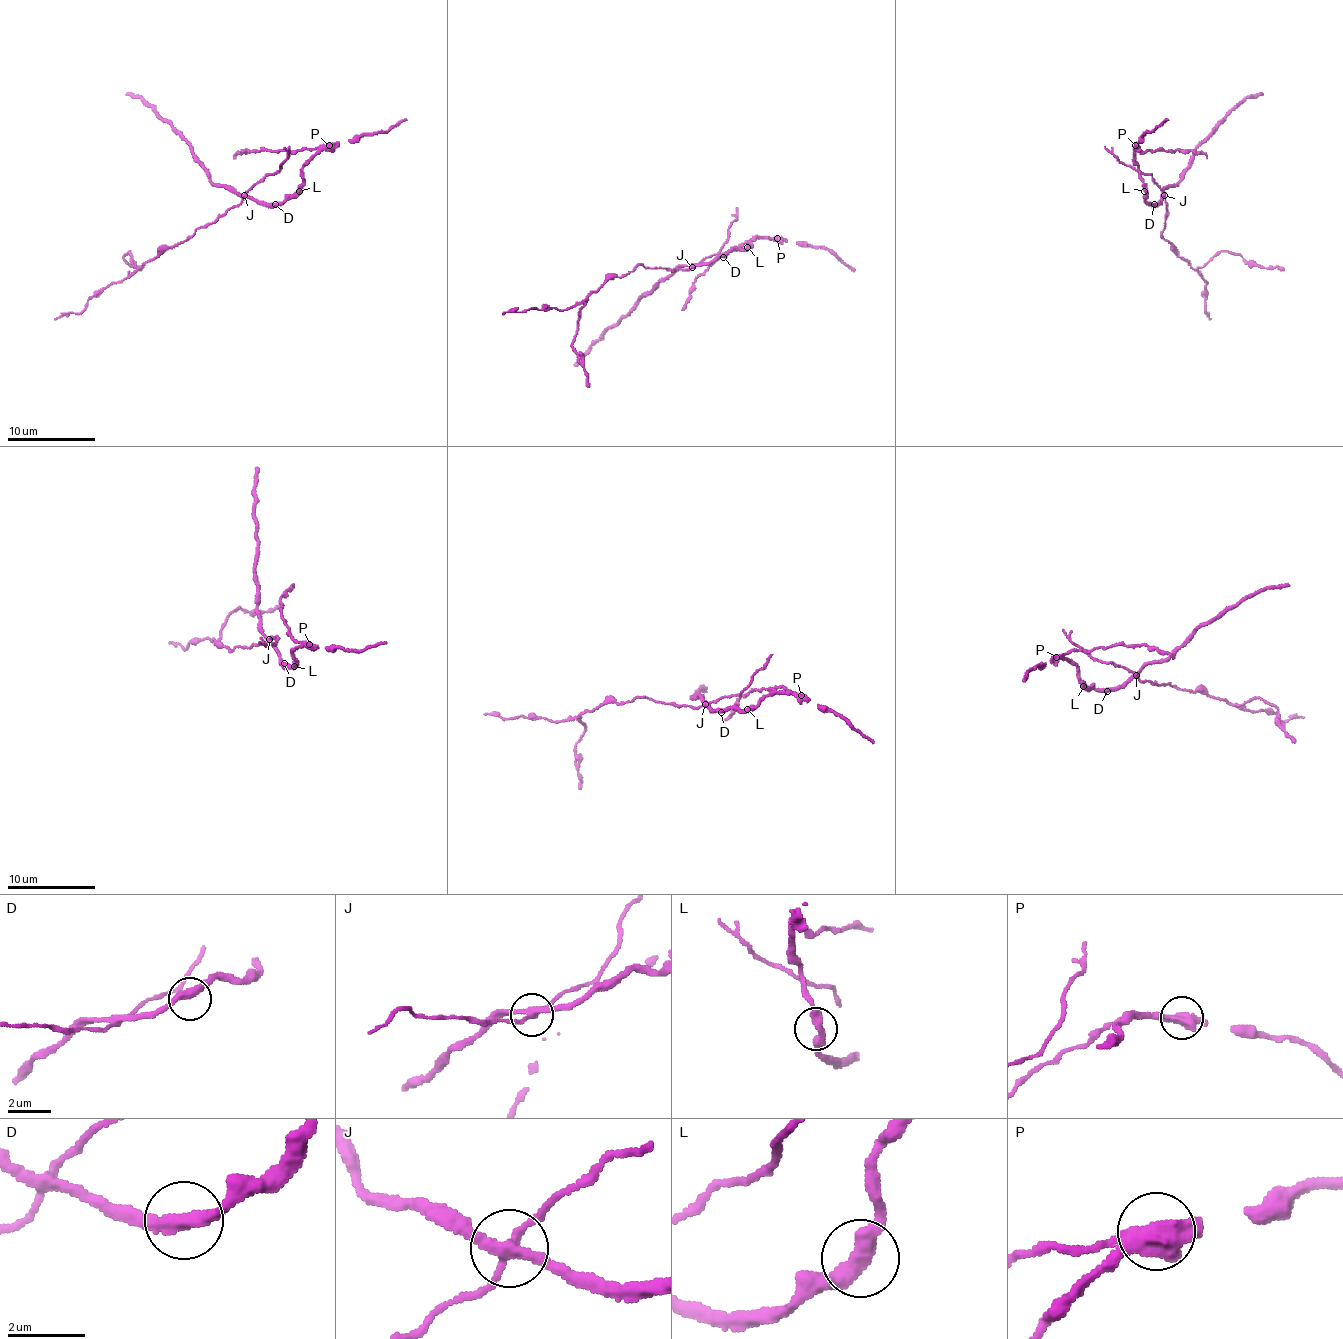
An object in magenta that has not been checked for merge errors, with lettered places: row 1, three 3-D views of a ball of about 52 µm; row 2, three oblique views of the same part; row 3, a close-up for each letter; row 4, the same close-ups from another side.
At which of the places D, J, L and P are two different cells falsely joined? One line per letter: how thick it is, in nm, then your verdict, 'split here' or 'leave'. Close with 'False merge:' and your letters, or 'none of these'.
D: 360 nm thick; leave
J: 240 nm thick; split here
L: 400 nm thick; leave
P: 700 nm thick; split here
False merge: J, P

